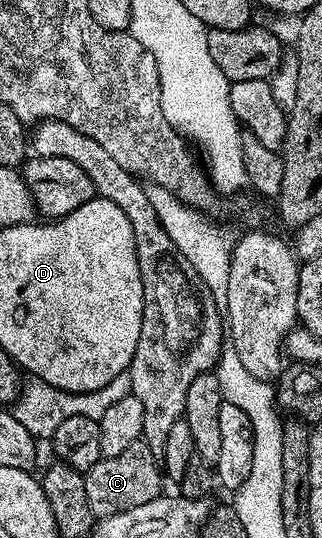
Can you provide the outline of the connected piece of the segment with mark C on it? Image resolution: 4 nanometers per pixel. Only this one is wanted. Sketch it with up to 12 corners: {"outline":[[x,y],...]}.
{"outline":[[143,440],[84,474],[100,520],[159,497],[162,470]]}

